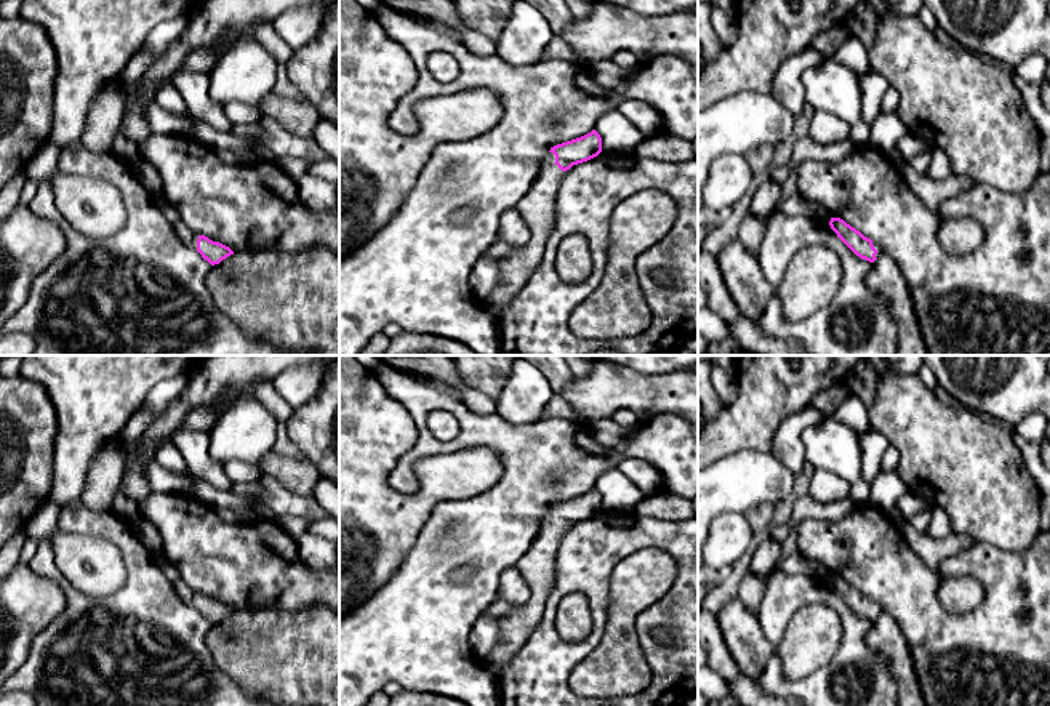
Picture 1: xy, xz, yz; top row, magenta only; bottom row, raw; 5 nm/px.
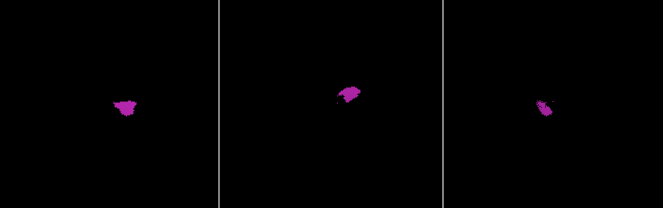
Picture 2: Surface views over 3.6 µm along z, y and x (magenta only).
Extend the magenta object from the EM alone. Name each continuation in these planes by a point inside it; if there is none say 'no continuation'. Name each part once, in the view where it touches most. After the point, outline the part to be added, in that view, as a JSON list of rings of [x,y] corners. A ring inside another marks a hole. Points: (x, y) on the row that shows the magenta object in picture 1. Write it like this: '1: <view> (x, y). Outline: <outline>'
1: xz (537, 207). Outline: [[[549,152],[531,189],[519,202],[517,208],[531,237],[522,248],[499,259],[499,283],[483,303],[491,315],[499,315],[541,263],[554,229],[554,202],[563,176],[565,171],[555,165],[555,155]]]

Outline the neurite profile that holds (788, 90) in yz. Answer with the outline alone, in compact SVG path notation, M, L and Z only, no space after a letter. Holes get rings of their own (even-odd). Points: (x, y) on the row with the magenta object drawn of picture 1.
M808 48L792 56L779 67L771 86L771 96L794 117L800 115L807 106L802 74L824 59L821 53Z

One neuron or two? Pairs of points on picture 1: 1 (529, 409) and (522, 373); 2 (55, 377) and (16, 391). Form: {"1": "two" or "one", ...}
{"1": "one", "2": "two"}

